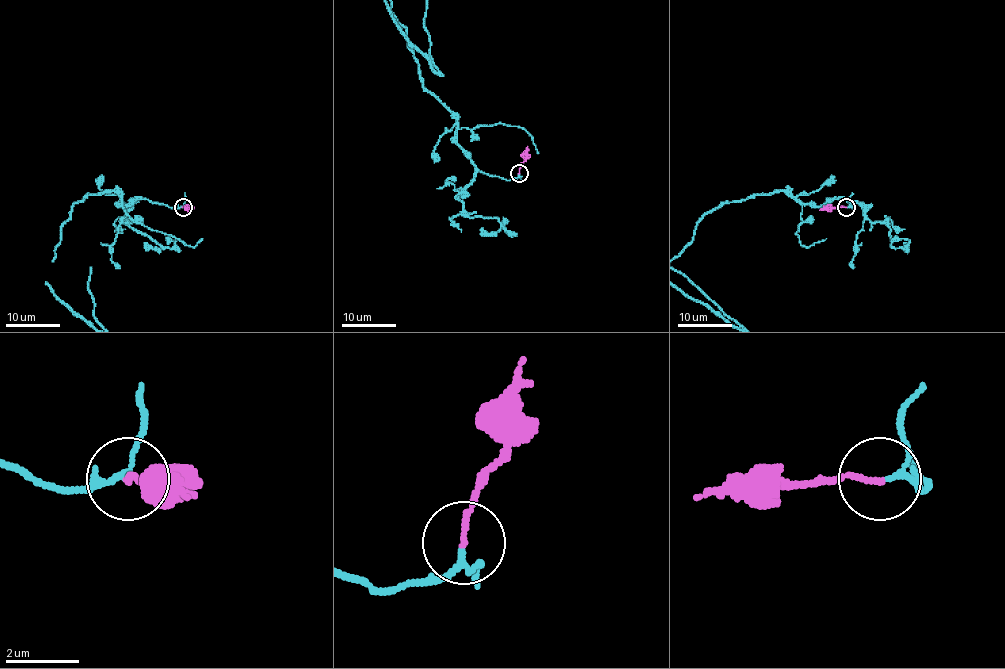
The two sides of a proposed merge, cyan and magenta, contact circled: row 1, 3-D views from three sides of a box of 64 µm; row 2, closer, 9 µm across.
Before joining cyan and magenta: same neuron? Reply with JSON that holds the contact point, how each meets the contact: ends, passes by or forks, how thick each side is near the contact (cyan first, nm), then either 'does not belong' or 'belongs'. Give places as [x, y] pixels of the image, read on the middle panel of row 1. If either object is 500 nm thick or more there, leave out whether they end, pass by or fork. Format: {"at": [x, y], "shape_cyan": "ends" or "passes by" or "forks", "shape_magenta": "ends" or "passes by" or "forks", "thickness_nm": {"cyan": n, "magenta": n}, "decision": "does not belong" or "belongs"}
{"at": [519, 173], "shape_cyan": "passes by", "shape_magenta": "ends", "thickness_nm": {"cyan": 130, "magenta": 150}, "decision": "belongs"}

